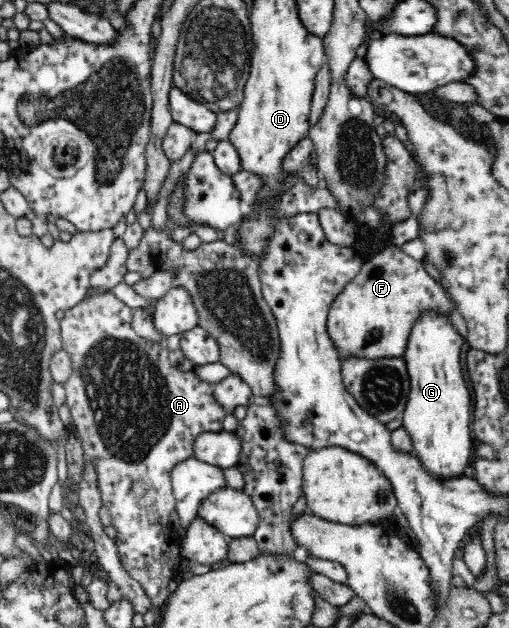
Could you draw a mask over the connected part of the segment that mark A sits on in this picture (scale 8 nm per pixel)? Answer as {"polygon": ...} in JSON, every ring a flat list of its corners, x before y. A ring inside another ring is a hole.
{"polygon":[[107,291,98,297,83,299,73,308,66,309,64,317,60,320,60,335,62,338,62,348,69,353,72,362,72,375,69,380,63,385,66,391,66,404,69,406,75,430,81,436,84,460,92,462,96,468,101,496,104,506,110,512,112,525,117,528,118,537,115,540,118,548,118,555,125,567,125,570,133,579,137,580,147,597,155,608,159,608,165,604,166,599,170,596,169,584,175,576,180,575,180,565,184,557,180,555,180,543,173,534,169,531,169,518,171,512,176,510,176,500,172,493,171,472,177,463,193,457,193,442,197,436,204,432,221,432,223,420,226,417,223,407,217,403,214,398,214,386,210,386,203,382,194,372,182,372,177,370,169,361,169,349,167,346,157,344,153,340,141,338,132,325,132,308,127,306,121,300,117,299,112,293]]}

